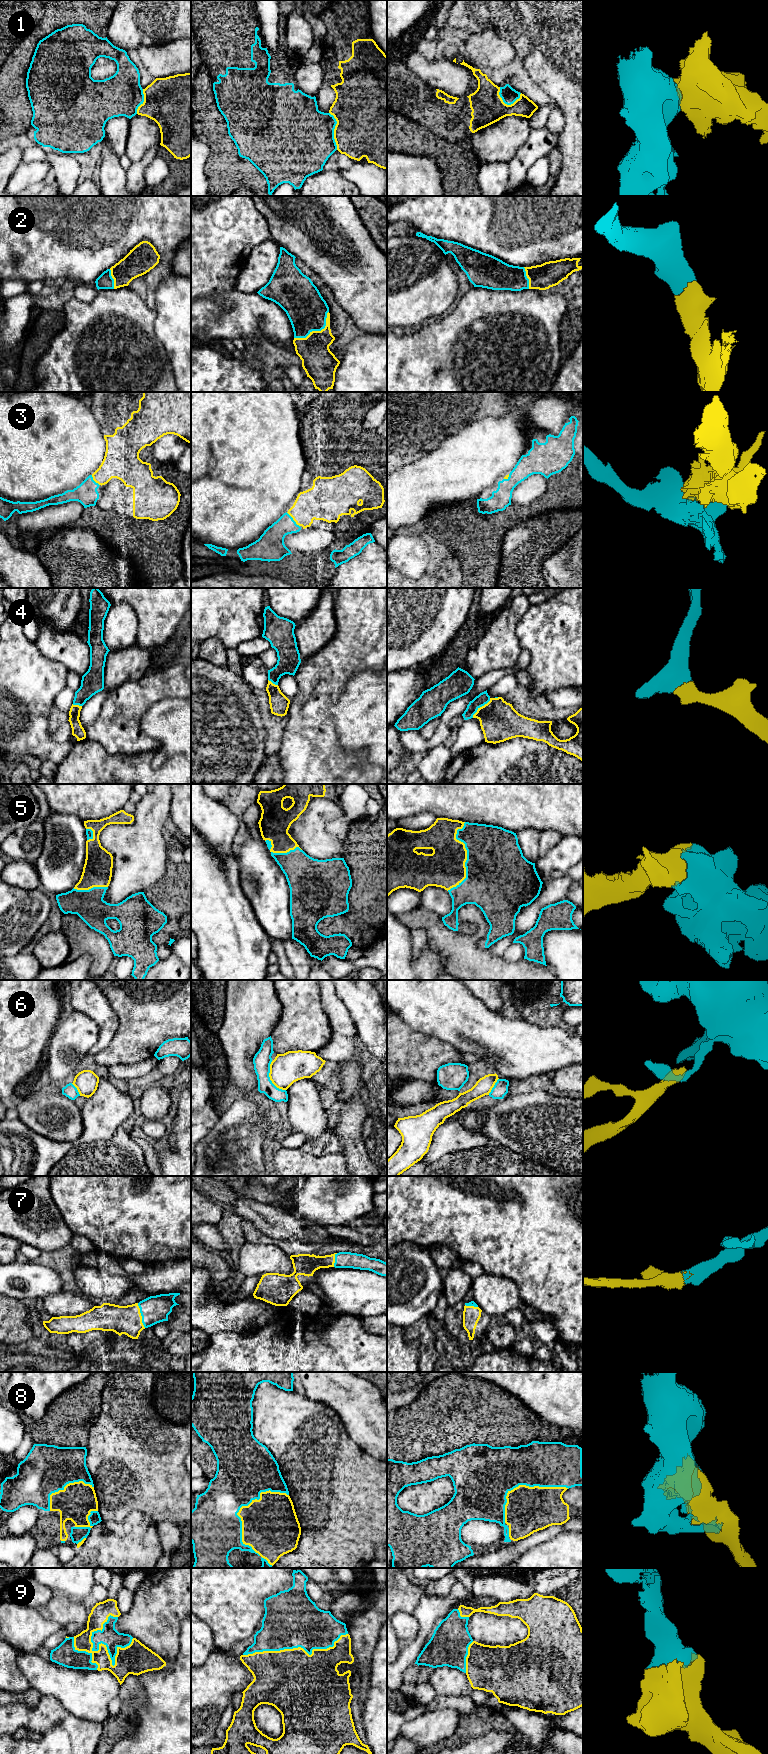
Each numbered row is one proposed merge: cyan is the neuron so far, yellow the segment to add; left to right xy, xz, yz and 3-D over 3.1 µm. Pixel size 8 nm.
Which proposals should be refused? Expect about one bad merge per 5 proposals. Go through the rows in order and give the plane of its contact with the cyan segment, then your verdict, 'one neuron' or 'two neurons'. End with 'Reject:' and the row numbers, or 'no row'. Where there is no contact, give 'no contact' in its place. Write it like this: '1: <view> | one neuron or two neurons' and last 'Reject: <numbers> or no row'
1: xz | two neurons
2: xz | one neuron
3: xz | one neuron
4: yz | one neuron
5: yz | one neuron
6: xz | two neurons
7: xy | one neuron
8: xz | one neuron
9: xy | one neuron
Reject: 1, 6

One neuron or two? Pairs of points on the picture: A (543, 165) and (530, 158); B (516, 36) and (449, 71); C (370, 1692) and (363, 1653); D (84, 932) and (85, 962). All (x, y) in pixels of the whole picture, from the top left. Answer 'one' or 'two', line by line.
A: two
B: two
C: two
D: two

